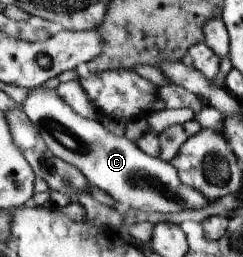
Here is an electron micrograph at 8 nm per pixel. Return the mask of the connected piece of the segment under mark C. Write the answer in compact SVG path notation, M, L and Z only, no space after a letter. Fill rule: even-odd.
M32 88L22 108L48 149L77 167L92 185L111 196L119 209L133 208L169 215L183 209L204 208L211 203L201 191L182 183L173 164L147 155L127 137L110 133L101 121L82 117L56 89Z

